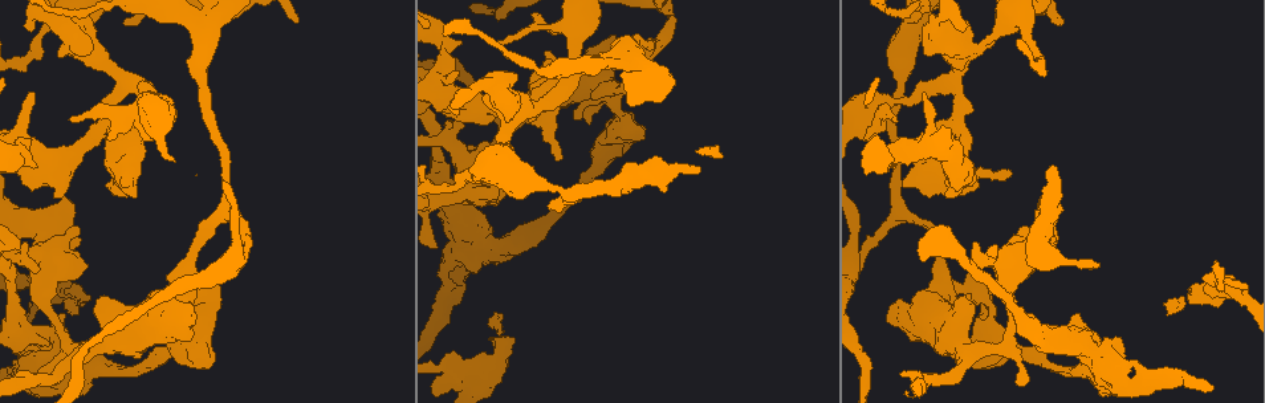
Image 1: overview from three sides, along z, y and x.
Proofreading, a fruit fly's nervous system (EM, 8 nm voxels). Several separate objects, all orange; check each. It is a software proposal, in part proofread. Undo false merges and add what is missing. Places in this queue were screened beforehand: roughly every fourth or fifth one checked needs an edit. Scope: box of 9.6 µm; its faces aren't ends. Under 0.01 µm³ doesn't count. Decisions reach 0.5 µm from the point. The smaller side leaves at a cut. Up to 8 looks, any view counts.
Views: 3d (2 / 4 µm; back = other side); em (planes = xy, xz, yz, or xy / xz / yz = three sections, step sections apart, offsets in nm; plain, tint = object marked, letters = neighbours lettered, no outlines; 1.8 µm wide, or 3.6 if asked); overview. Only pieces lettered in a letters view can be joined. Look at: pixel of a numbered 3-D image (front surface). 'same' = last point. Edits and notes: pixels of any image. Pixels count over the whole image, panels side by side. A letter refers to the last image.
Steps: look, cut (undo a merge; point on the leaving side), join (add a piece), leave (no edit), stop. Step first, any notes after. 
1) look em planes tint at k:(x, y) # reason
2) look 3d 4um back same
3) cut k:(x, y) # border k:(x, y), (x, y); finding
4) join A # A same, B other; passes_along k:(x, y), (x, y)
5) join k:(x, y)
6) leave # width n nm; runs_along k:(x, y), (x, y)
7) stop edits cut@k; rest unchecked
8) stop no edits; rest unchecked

look 3d 4um at 1:(203, 294) # a narrow waist

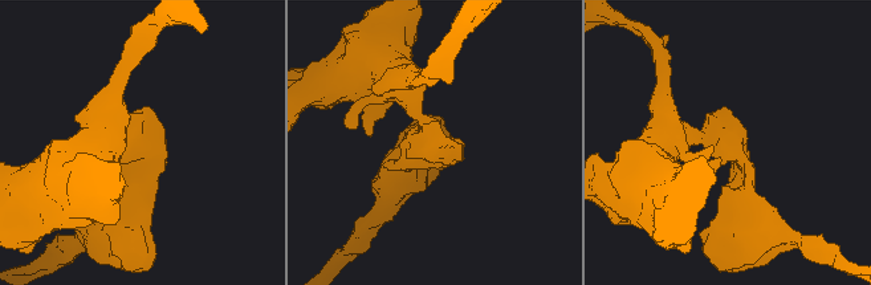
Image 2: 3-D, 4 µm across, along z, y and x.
look em planes plain at 2:(728, 138) # shape alone is not enough

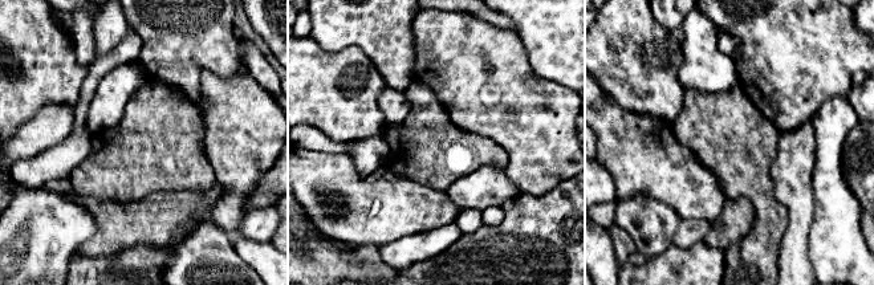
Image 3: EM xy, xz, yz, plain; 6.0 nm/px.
look em planes letters same # what lies round it

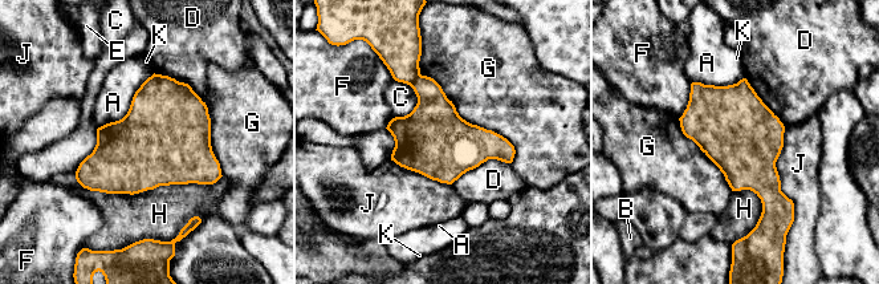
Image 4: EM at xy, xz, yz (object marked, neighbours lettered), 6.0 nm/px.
cut 4:(434, 114) # longest_contact H 900 nm; A other, B other, C other, D other, E other, F other, G other, H other, J other, K other; border 4:(420, 74), (410, 85); a second cell is stuck on

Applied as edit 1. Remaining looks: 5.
look em planes letters at 1:(125, 25) # free end

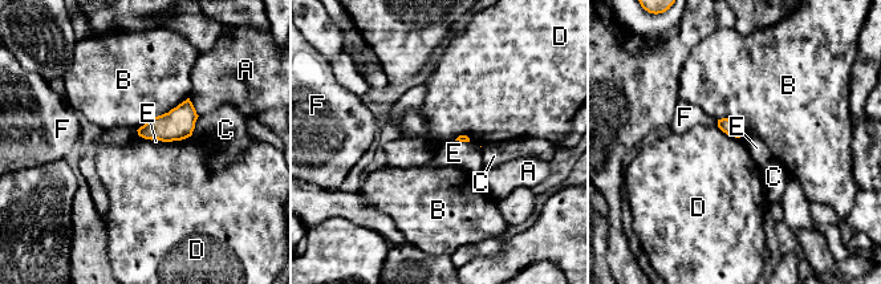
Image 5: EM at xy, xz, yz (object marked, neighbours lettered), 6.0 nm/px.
leave # A other, B other, C other, D other, E other, F other; border 5:(191, 134), (167, 142); none of them fits

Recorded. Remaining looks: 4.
look em planes plain at 1:(35, 228) # sharp bend

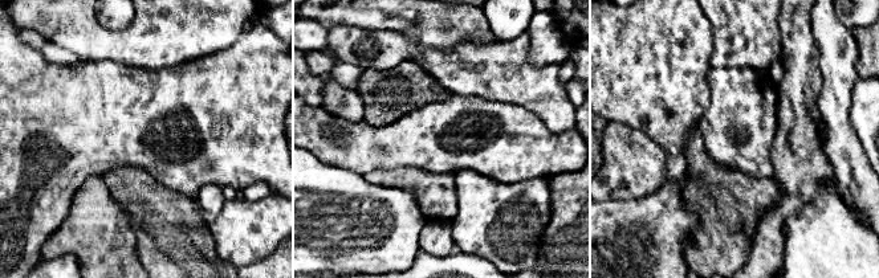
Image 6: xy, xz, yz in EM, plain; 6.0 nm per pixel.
look em planes letters same

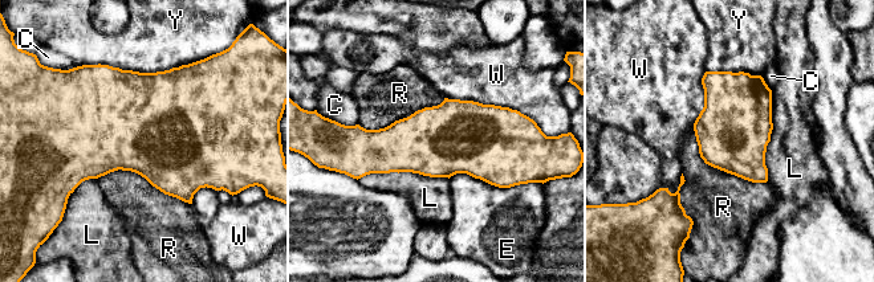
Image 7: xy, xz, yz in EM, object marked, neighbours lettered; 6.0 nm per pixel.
leave # C other, E other, L other, R other, W other, Y other; border 7:(692, 126), (706, 163), (765, 183); one cell here

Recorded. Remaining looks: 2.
stop edits cut@4; rest unchecked

